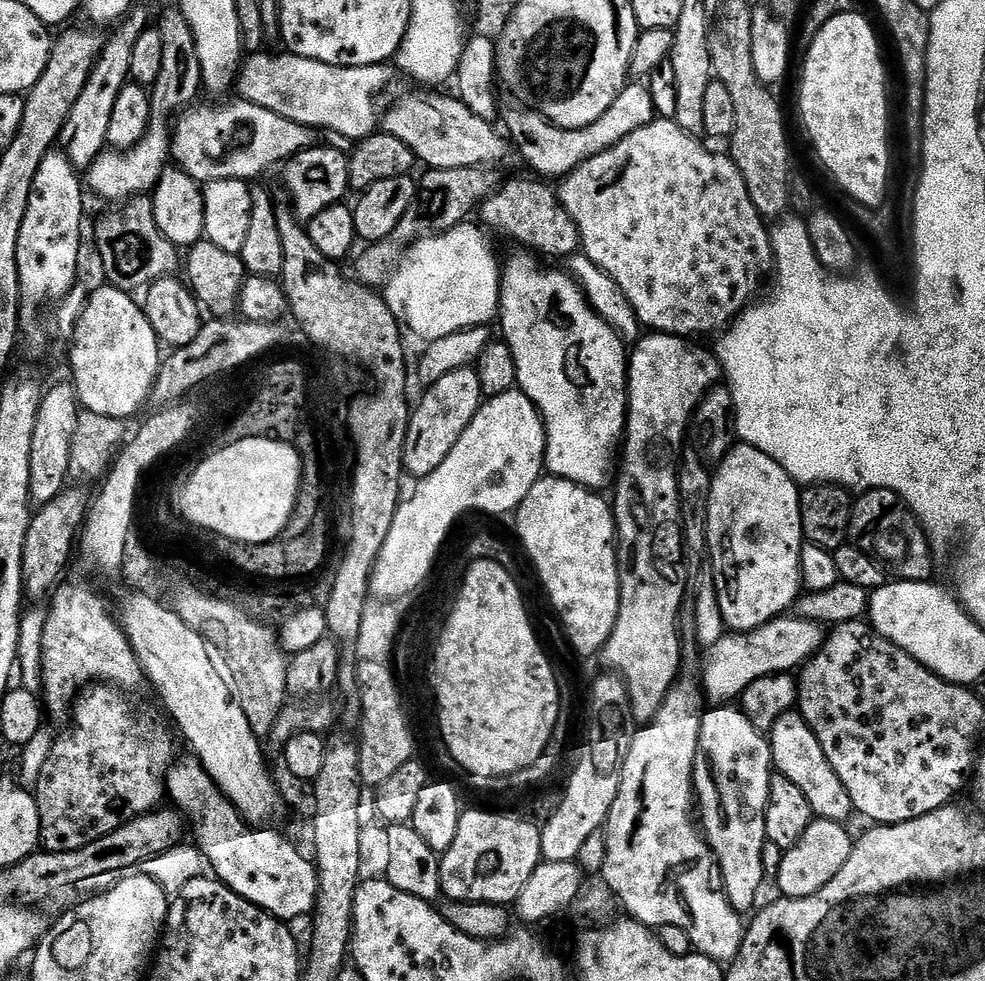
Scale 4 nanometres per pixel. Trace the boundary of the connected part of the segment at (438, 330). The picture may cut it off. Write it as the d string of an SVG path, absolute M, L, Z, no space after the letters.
M465 222L417 240L392 271L391 278L382 289L382 297L405 329L408 327L424 342L431 342L444 338L446 334L461 332L464 328L491 325L500 311L501 275L501 261L496 261L496 252L488 245L487 238L471 222Z

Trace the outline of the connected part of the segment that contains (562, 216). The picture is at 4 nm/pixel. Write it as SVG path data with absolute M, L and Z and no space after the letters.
M512 180L484 197L484 220L496 232L525 244L533 253L545 252L548 256L564 256L578 244L576 223L568 216L564 205L548 188L532 180Z

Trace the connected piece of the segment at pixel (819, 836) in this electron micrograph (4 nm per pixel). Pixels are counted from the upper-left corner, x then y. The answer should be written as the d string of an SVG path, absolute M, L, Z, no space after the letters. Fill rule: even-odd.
M813 819L811 826L802 834L802 838L794 847L781 855L780 865L776 870L774 883L780 887L779 895L789 900L806 898L814 894L842 870L846 858L850 858L853 837L848 837L845 825L839 820Z

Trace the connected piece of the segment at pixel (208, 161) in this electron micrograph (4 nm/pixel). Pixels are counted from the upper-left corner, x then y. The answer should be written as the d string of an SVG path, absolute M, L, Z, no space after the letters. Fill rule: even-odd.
M236 98L233 104L220 104L217 108L192 108L178 120L170 132L170 156L198 182L252 182L267 168L287 162L317 143L317 133L313 129L290 122L290 118L282 118L243 98Z

